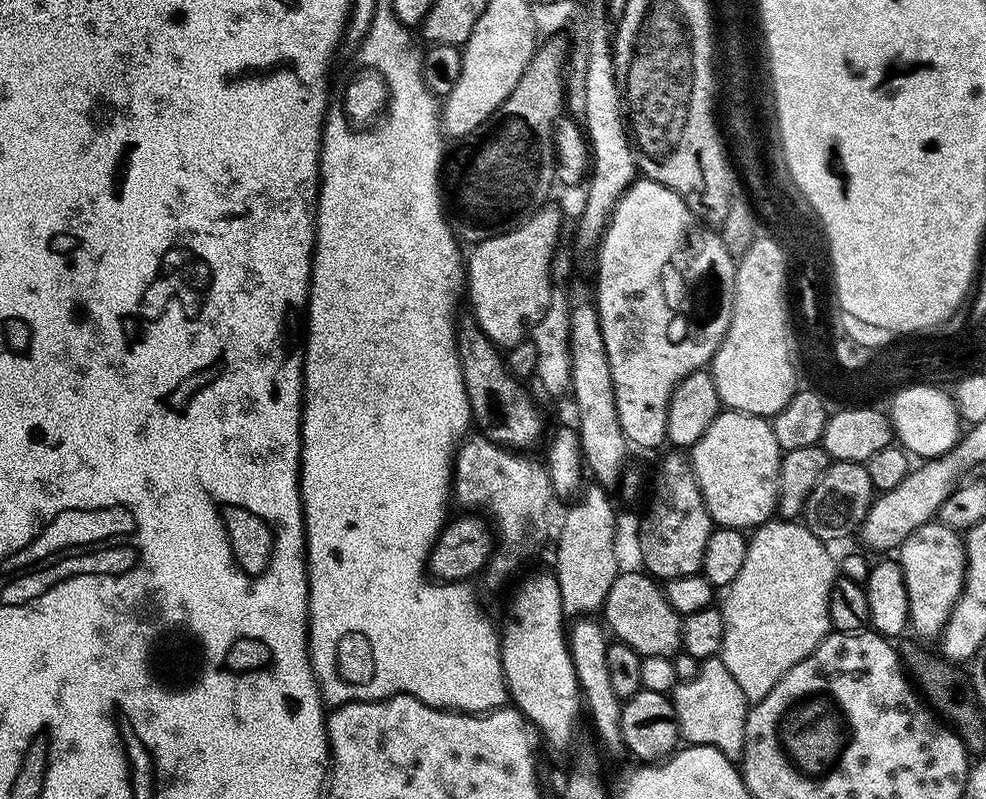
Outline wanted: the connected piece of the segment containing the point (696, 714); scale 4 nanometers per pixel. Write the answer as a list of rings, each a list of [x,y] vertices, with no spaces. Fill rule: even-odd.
[[[706,660],[699,668],[697,676],[689,680],[681,679],[670,693],[680,735],[689,745],[710,746],[720,751],[726,759],[739,761],[744,754],[750,702],[742,694],[742,686],[734,682],[734,674],[726,670],[723,660]]]

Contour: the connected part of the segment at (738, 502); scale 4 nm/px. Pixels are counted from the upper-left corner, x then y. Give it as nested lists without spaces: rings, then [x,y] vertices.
[[[721,411],[710,422],[706,434],[690,450],[692,469],[702,498],[712,515],[713,525],[721,528],[755,530],[777,515],[780,502],[780,462],[782,449],[771,423],[763,416],[752,416],[749,412]]]

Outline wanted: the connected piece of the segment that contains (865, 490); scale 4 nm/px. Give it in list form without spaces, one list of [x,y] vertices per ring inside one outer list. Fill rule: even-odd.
[[[837,460],[829,463],[828,469],[812,487],[812,493],[804,504],[803,523],[819,540],[833,542],[844,540],[852,531],[859,529],[872,508],[874,489],[870,482],[867,463],[858,460]]]

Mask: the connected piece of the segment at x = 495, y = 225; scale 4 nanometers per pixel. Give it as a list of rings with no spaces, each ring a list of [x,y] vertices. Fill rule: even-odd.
[[[549,35],[522,74],[510,98],[482,126],[478,126],[456,149],[451,149],[442,168],[442,188],[446,193],[446,215],[453,233],[461,241],[479,242],[501,236],[527,220],[545,203],[548,187],[556,175],[556,150],[553,145],[554,125],[564,112],[564,59],[568,44],[563,35]]]

